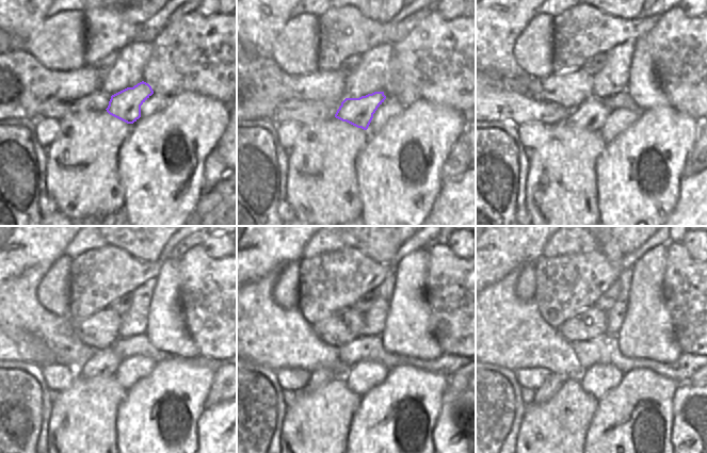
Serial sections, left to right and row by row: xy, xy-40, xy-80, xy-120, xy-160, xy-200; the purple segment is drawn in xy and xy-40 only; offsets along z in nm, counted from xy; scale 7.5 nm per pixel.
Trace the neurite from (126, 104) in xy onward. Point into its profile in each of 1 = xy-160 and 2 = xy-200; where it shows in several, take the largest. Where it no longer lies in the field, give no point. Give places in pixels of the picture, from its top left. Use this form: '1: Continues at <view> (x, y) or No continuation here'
1: Continues at xy-160 (320, 376)
2: Continues at xy-200 (548, 389)

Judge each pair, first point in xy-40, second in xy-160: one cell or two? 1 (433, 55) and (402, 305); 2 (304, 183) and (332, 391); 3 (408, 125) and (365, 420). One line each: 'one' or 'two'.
1: two
2: one
3: one

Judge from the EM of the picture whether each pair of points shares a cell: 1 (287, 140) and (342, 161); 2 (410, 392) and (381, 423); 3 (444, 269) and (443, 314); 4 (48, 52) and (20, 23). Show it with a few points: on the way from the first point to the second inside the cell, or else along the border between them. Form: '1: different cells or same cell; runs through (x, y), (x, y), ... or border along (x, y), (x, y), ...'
1: different cells; border along (302, 125), (291, 149)
2: same cell; runs through (401, 399), (391, 406), (391, 409), (386, 415)
3: same cell; runs through (444, 280), (444, 303)
4: different cells; border along (47, 18), (26, 43)

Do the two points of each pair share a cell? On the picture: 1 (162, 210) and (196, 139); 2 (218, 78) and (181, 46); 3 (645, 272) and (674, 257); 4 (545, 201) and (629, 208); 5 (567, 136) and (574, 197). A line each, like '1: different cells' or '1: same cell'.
1: same cell
2: same cell
3: different cells
4: different cells
5: same cell

